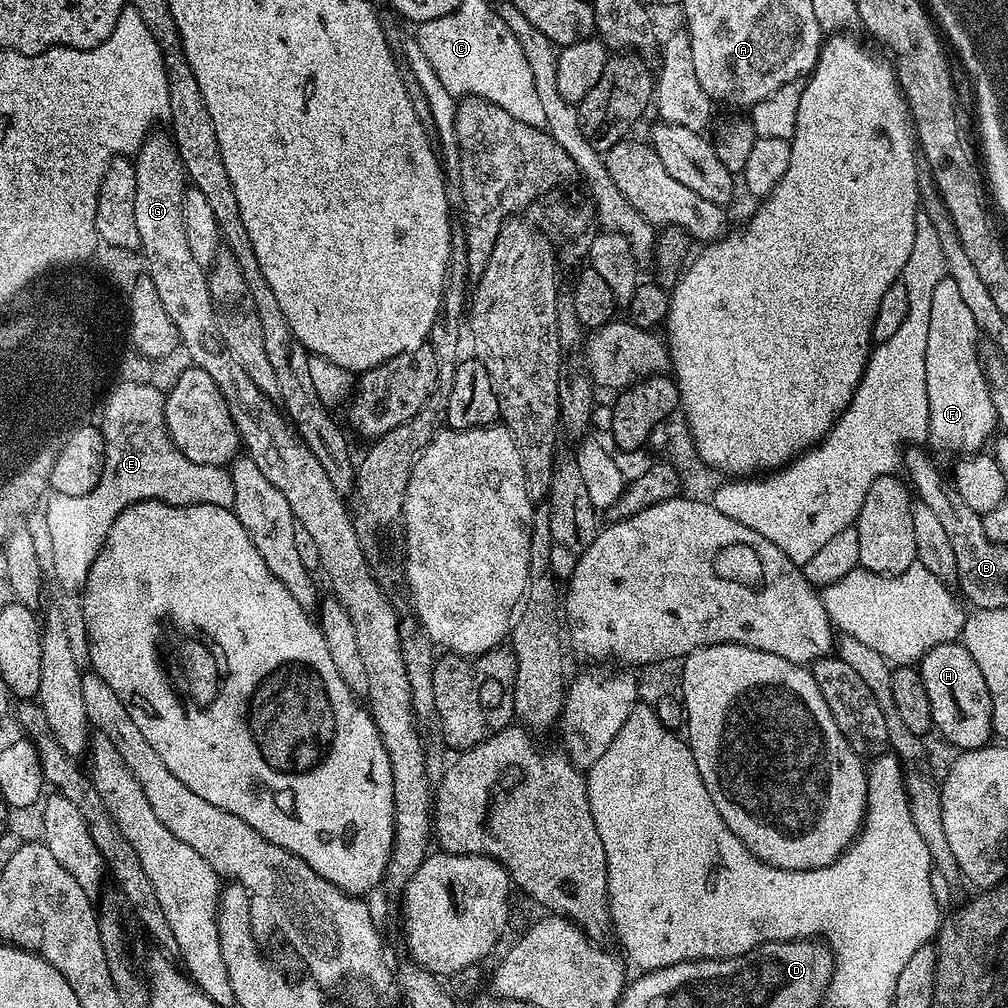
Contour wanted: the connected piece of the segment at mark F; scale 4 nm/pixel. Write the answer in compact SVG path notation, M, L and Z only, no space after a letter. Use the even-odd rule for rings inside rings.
M947 278L938 282L930 305L930 338L926 338L926 384L930 406L928 440L937 453L979 453L983 449L980 447L984 443L985 447L997 431L992 385L986 382L980 340L980 327L958 290L958 282Z

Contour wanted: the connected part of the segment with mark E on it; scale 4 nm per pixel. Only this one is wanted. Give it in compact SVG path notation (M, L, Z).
M127 384L122 388L117 389L115 395L112 395L112 399L108 402L108 409L106 412L102 413L98 418L98 427L102 438L104 439L104 465L100 471L100 477L98 482L94 486L94 490L90 490L85 494L85 496L65 496L63 499L52 498L48 501L48 507L44 509L44 514L42 517L42 523L44 523L44 528L48 531L48 544L52 547L50 551L50 557L56 562L57 572L60 572L61 585L66 588L70 594L76 594L81 591L86 582L86 578L90 574L90 566L94 562L94 558L98 554L98 550L102 546L102 542L106 542L106 534L110 534L110 526L114 526L114 522L118 518L118 514L122 514L122 510L126 510L130 506L134 506L138 502L143 500L160 500L163 504L175 504L177 503L178 496L175 496L176 488L180 492L208 492L213 488L214 491L220 492L225 491L226 481L229 479L230 472L227 467L217 466L214 464L199 464L198 462L190 462L190 458L186 458L186 454L182 454L178 449L172 444L171 440L168 438L168 433L164 430L164 425L162 423L164 415L160 413L160 396L157 396L156 392L153 392L149 388L134 388L132 384Z

